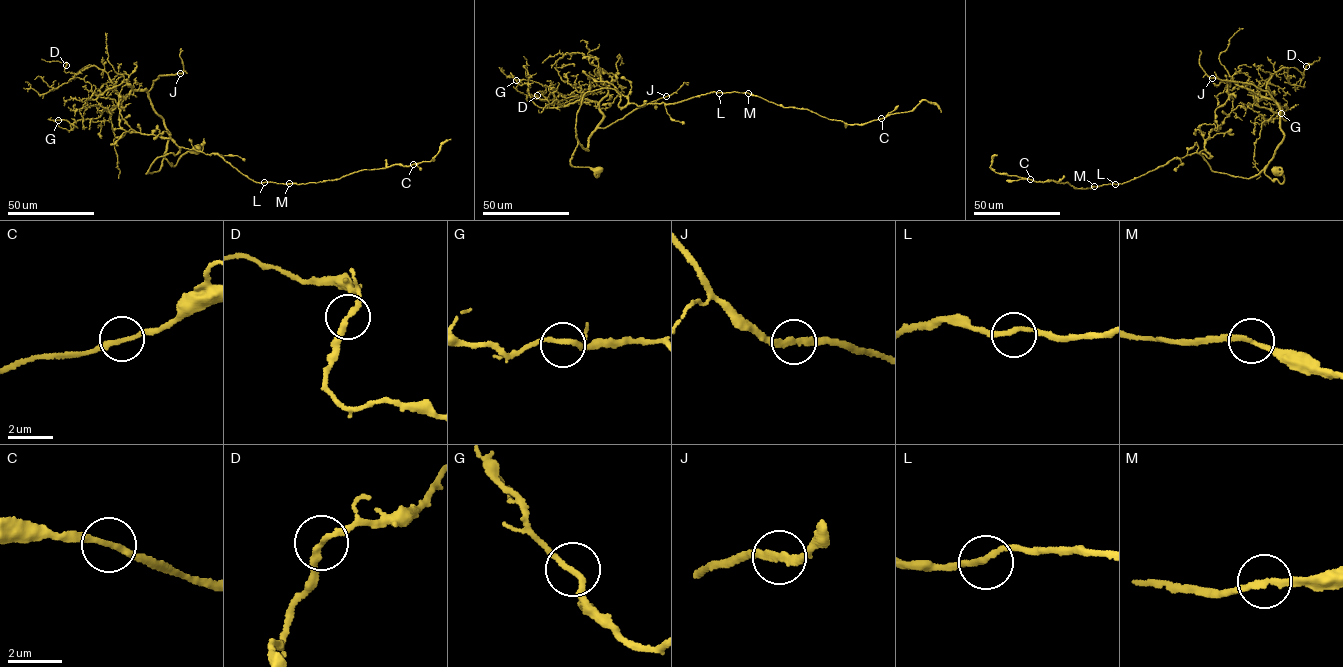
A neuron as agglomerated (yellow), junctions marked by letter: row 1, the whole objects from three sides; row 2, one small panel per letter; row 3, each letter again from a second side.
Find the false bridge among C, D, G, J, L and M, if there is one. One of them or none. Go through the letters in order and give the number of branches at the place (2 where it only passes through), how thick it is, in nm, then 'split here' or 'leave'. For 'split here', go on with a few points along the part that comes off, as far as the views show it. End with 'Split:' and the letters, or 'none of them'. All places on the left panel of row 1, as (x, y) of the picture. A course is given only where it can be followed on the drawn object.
C: 2 | 190 nm | leave
D: 2 | 240 nm | leave
G: 2 | 200 nm | leave
J: 2 | 190 nm | leave
L: 2 | 200 nm | leave
M: 2 | 200 nm | leave
Split: none of them

